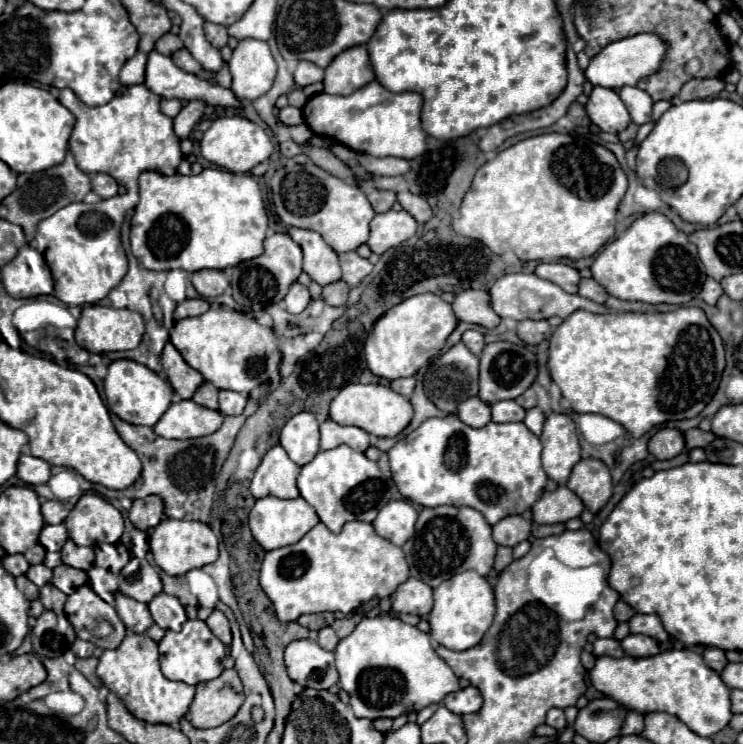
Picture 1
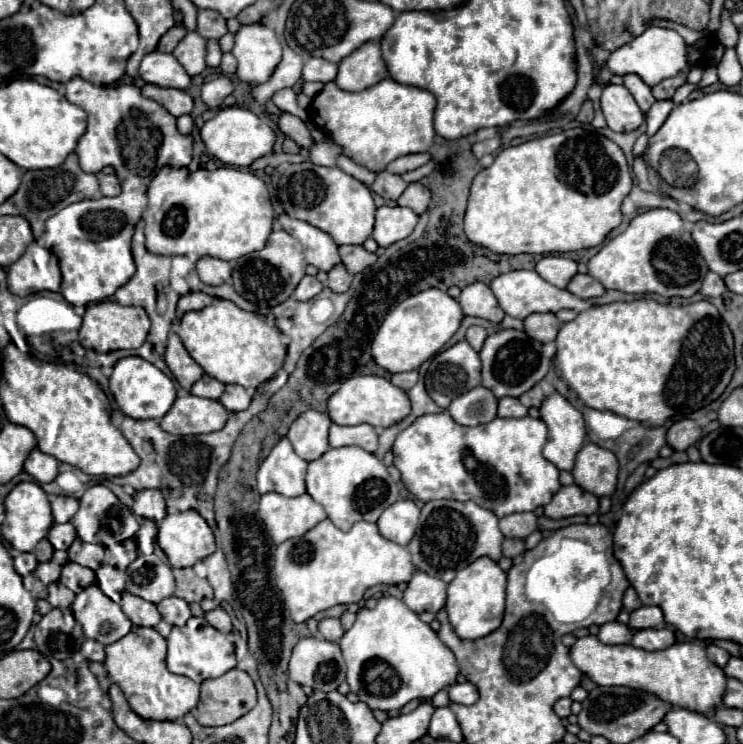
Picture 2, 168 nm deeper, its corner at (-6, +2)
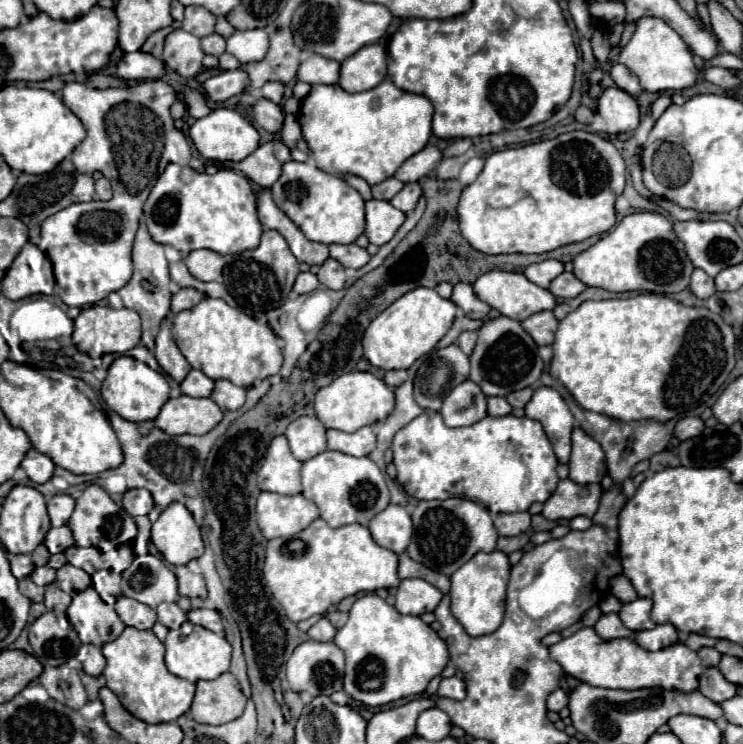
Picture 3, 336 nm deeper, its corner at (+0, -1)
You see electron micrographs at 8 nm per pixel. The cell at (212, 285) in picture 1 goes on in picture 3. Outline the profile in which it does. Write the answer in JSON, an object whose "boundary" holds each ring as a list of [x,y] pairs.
{"boundary":[[[210,249],[190,251],[184,261],[186,261],[188,271],[200,281],[220,281],[222,269],[226,265],[224,257],[216,251],[210,251]]]}

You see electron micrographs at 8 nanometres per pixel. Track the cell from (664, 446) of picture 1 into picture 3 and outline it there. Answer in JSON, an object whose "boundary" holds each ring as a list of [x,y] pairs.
{"boundary":[[[684,417],[676,423],[676,429],[674,429],[674,435],[684,441],[684,439],[692,439],[696,435],[700,435],[704,429],[704,421],[700,417]]]}

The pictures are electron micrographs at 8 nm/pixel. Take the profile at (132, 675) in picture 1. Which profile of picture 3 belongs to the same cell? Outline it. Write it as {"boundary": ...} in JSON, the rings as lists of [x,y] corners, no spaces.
{"boundary":[[[126,627],[122,635],[102,647],[106,657],[106,685],[112,689],[120,703],[138,719],[146,723],[166,723],[176,721],[180,715],[188,713],[194,699],[194,683],[172,675],[164,663],[164,643],[152,631],[140,631]]]}

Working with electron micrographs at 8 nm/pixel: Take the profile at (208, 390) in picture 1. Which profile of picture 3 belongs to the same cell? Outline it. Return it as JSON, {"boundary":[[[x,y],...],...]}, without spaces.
{"boundary":[[[192,369],[186,379],[180,383],[180,389],[184,395],[190,397],[210,397],[212,389],[214,389],[214,381],[210,377],[206,377],[202,371]]]}

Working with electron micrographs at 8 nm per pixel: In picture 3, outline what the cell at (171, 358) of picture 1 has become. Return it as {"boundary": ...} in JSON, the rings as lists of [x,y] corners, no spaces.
{"boundary":[[[172,313],[160,323],[158,327],[158,335],[156,335],[156,361],[158,365],[170,375],[174,377],[178,383],[188,375],[190,371],[190,363],[184,359],[184,355],[180,353],[180,349],[174,343],[172,337]]]}

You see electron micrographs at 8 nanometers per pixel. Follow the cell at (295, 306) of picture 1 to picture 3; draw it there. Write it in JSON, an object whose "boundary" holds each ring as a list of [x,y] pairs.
{"boundary":[[[300,273],[298,275],[298,279],[296,279],[296,283],[294,283],[294,293],[298,293],[298,295],[302,295],[302,293],[312,293],[312,291],[316,291],[316,287],[320,285],[320,281],[316,279],[316,275],[314,273]]]}

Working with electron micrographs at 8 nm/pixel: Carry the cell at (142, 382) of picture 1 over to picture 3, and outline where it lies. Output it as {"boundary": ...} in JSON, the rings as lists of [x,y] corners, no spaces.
{"boundary":[[[118,357],[108,369],[108,377],[102,383],[102,399],[106,405],[116,411],[120,417],[140,423],[140,421],[152,421],[160,413],[162,405],[168,401],[170,385],[168,381],[154,369],[150,369],[146,363],[134,359],[134,357]]]}

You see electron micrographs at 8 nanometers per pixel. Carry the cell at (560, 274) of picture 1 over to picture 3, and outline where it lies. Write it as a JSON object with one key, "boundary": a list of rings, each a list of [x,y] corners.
{"boundary":[[[546,259],[546,261],[540,261],[540,263],[530,265],[530,267],[524,271],[524,275],[526,275],[532,283],[536,283],[538,287],[548,289],[550,281],[552,281],[554,277],[558,277],[562,271],[564,271],[564,265],[562,265],[560,261]]]}

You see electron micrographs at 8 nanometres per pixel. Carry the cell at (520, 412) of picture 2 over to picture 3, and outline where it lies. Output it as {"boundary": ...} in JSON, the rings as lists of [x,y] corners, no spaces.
{"boundary":[[[488,397],[488,415],[502,417],[508,413],[512,413],[512,407],[504,397]]]}

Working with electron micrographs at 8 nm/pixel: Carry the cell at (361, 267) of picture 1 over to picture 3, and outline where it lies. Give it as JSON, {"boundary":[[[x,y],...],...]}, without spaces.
{"boundary":[[[332,243],[330,245],[330,257],[340,261],[344,267],[350,267],[350,269],[360,269],[360,267],[364,267],[370,261],[368,251],[358,247],[356,243],[350,243],[350,245]]]}

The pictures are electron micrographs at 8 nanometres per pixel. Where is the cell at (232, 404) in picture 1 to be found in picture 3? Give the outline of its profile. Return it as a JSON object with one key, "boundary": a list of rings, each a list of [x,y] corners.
{"boundary":[[[226,379],[216,381],[216,387],[212,391],[212,399],[218,403],[222,411],[236,411],[244,405],[246,399],[246,389],[238,387]]]}

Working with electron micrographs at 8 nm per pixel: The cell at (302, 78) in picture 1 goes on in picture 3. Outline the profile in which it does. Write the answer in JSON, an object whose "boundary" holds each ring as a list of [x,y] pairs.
{"boundary":[[[310,55],[298,67],[298,81],[310,85],[318,83],[334,85],[338,83],[338,77],[340,77],[340,63],[336,63],[334,59],[324,59],[322,55]]]}

